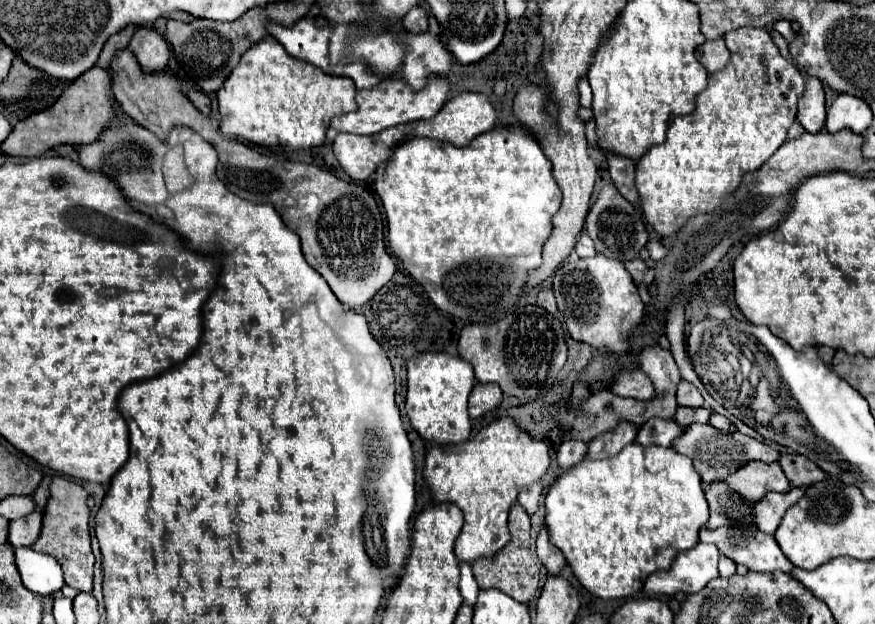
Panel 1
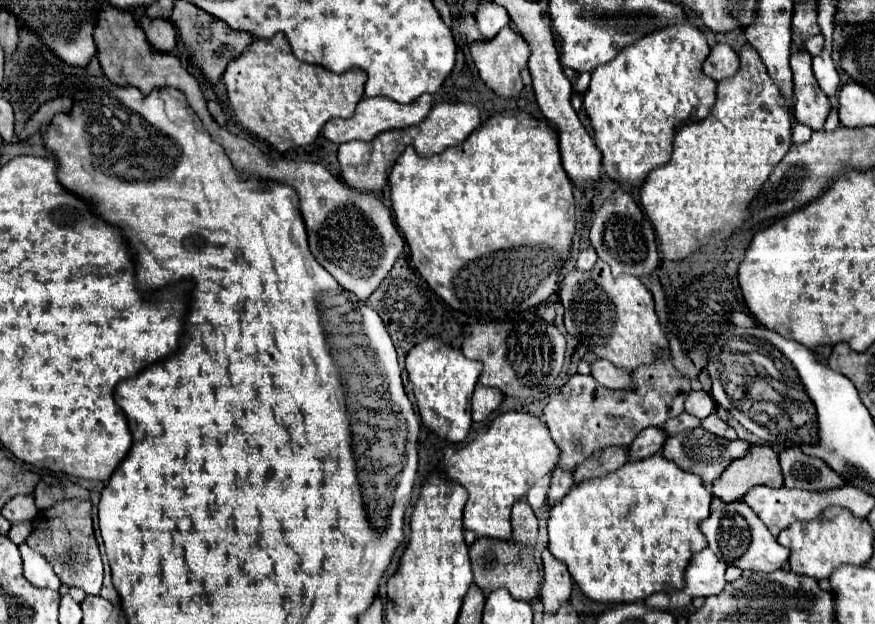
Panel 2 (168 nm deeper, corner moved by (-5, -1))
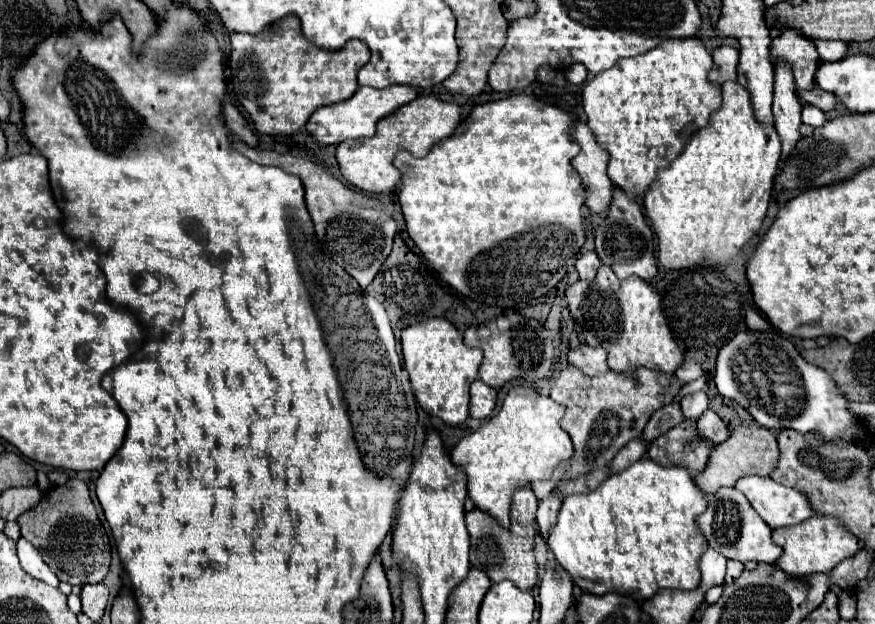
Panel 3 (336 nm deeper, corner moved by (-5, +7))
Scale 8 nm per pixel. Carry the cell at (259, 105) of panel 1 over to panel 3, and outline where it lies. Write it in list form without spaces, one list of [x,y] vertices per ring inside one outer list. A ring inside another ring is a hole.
[[[288,14],[268,28],[262,34],[232,34],[232,52],[230,52],[230,70],[234,92],[250,114],[258,134],[294,134],[304,128],[310,114],[320,106],[348,100],[358,88],[356,74],[370,60],[370,50],[362,40],[348,40],[340,50],[322,50],[308,42],[302,34],[300,20],[294,14]]]

